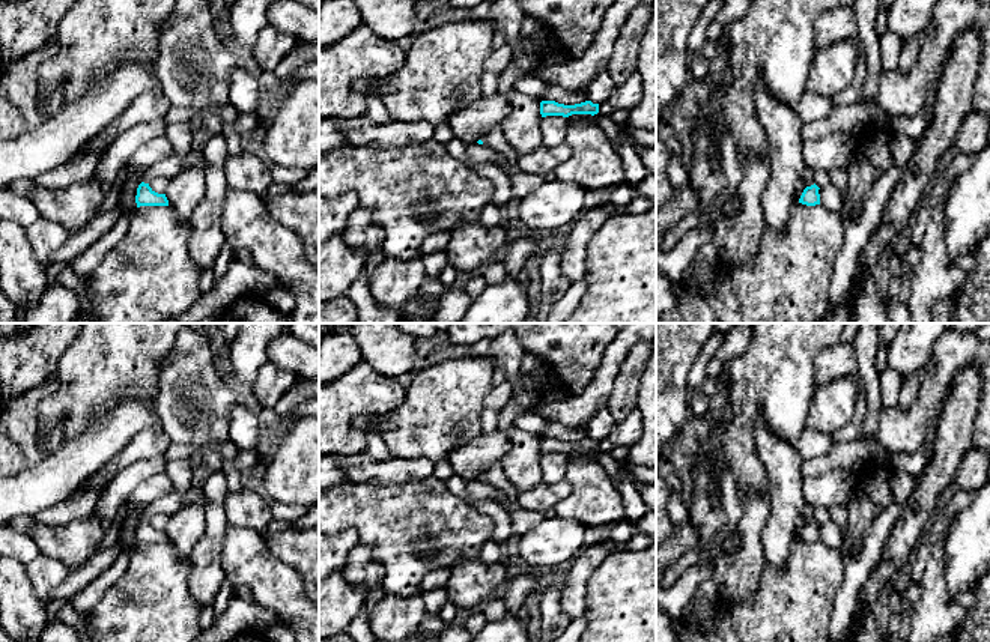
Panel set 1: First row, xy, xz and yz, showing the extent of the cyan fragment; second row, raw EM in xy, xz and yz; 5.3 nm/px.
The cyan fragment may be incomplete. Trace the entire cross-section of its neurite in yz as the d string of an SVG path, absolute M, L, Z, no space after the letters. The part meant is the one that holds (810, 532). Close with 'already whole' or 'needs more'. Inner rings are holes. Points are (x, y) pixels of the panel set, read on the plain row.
M814 520L811 523L806 523L799 535L799 540L806 541L806 543L815 543L820 541L820 531L818 531L818 523Z | already whole

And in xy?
M141 519L135 532L137 544L140 543L169 543L166 531L155 529L149 520Z | already whole

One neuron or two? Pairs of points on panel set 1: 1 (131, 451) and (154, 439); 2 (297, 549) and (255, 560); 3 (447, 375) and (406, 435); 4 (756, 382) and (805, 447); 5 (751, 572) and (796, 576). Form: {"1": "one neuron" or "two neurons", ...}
{"1": "one neuron", "2": "two neurons", "3": "one neuron", "4": "two neurons", "5": "two neurons"}

